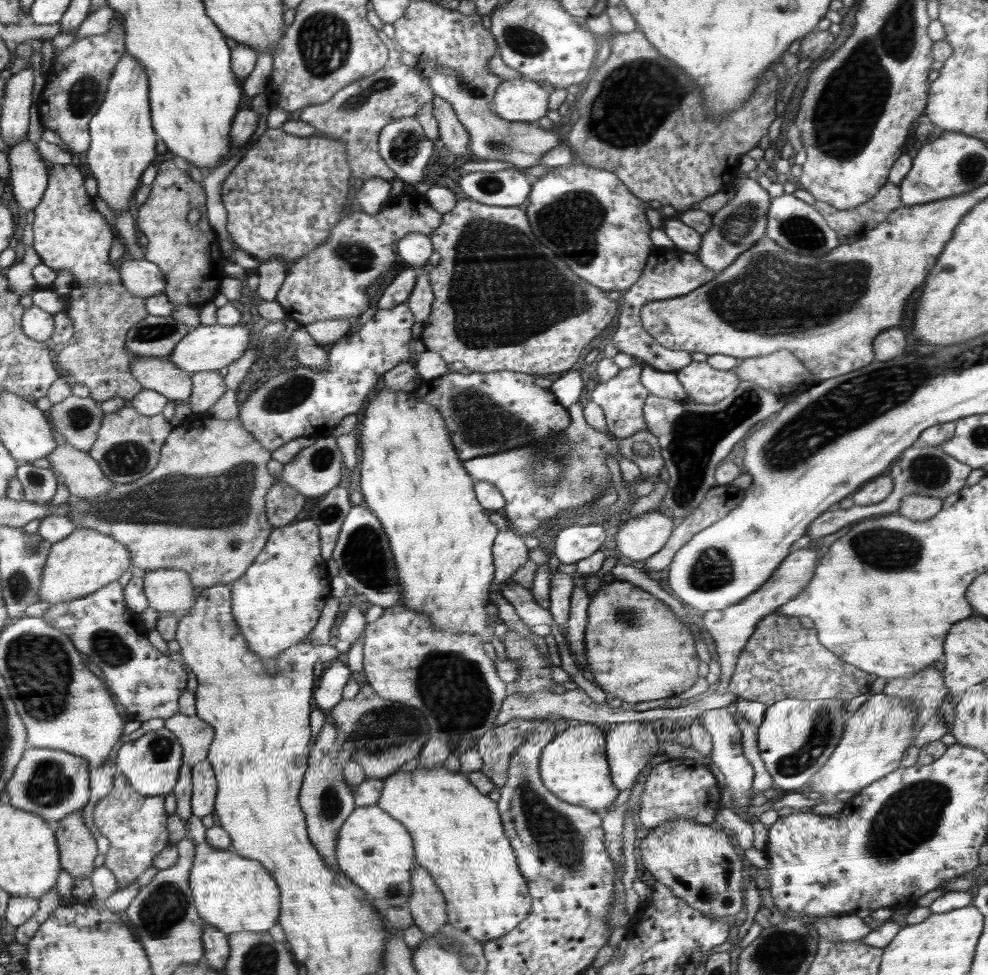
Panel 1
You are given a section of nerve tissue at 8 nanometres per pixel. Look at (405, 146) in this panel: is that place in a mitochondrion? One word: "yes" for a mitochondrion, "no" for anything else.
yes

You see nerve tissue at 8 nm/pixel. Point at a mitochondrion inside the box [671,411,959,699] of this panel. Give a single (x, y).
(887, 549)

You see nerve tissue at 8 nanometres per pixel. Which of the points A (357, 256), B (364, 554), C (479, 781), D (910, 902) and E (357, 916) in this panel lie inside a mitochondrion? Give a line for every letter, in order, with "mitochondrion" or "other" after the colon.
A: mitochondrion
B: mitochondrion
C: other
D: other
E: other

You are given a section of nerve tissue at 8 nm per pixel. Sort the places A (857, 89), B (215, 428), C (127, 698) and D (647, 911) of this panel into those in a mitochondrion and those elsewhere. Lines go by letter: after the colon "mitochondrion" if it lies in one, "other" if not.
A: mitochondrion
B: other
C: other
D: other

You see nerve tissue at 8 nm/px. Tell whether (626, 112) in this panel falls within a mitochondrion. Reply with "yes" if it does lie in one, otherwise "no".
yes

